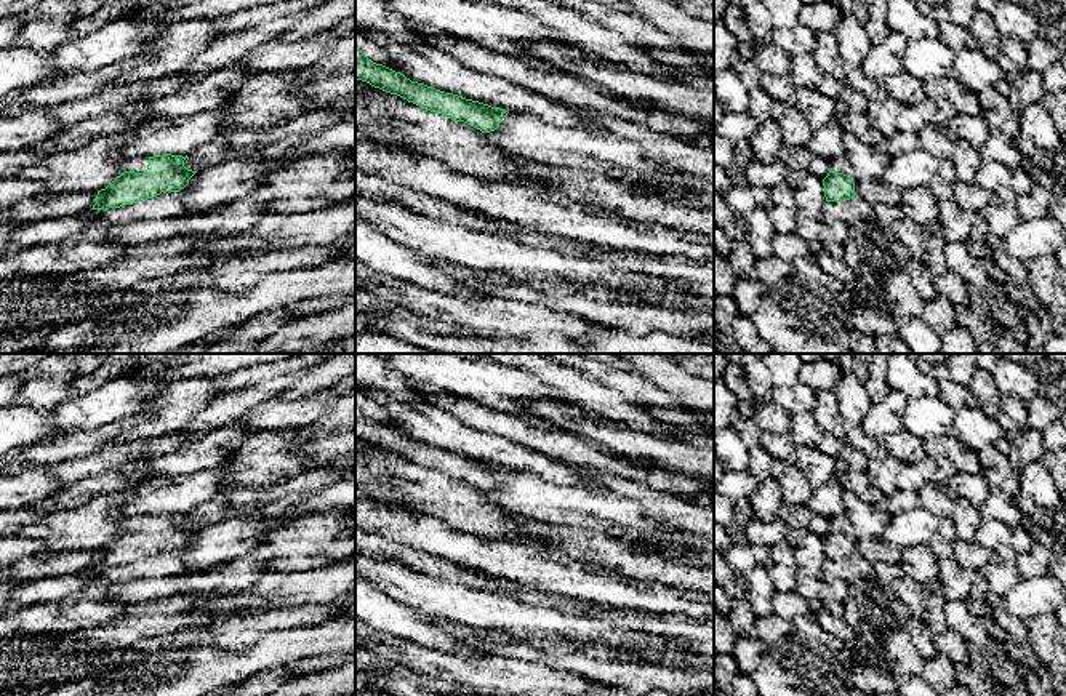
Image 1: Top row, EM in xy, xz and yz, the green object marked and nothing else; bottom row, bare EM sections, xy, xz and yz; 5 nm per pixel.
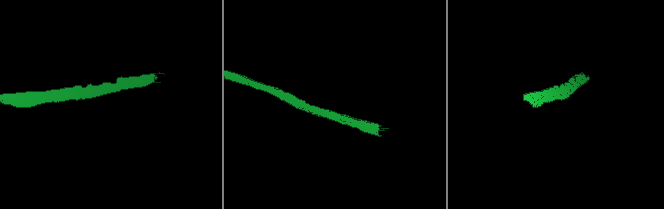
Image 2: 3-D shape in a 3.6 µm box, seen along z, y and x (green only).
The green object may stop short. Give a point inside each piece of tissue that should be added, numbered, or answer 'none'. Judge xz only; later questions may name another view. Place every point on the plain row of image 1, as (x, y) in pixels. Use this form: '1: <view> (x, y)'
none

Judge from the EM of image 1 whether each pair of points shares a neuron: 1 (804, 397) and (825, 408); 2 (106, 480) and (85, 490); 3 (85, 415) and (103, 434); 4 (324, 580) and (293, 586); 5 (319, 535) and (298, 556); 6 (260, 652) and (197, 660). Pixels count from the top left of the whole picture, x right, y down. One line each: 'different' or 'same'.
1: different
2: same
3: different
4: same
5: same
6: same

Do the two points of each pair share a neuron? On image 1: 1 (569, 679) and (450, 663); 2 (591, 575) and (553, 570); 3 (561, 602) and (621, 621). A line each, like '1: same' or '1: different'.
1: same
2: same
3: same

